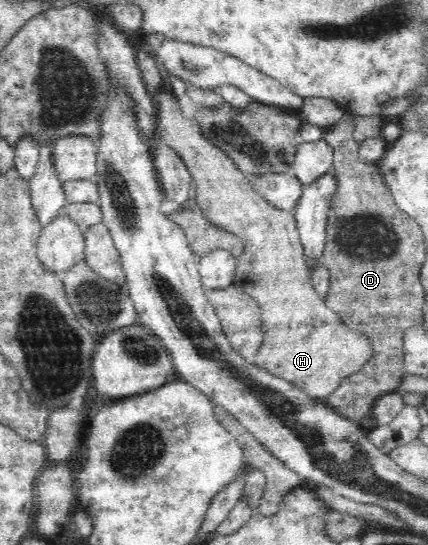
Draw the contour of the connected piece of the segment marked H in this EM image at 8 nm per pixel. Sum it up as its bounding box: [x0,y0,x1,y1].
[152,88,374,401]

